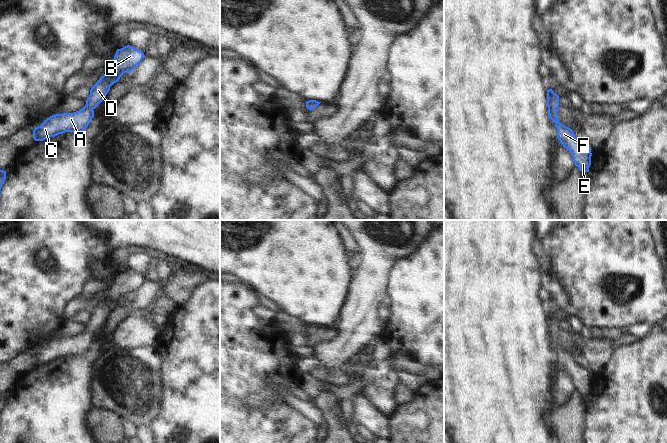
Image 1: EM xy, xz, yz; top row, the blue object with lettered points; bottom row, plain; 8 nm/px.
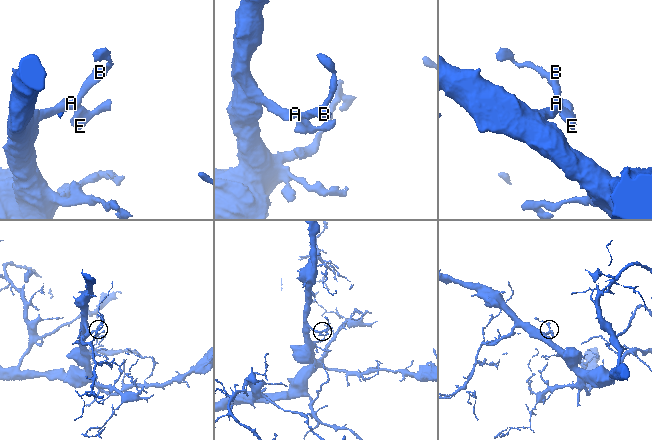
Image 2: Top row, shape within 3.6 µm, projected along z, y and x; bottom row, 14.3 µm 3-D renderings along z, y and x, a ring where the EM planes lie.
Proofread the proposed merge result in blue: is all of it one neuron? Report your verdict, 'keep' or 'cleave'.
keep

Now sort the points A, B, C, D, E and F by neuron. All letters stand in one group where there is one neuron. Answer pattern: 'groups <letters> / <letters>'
groups A B C D E F

